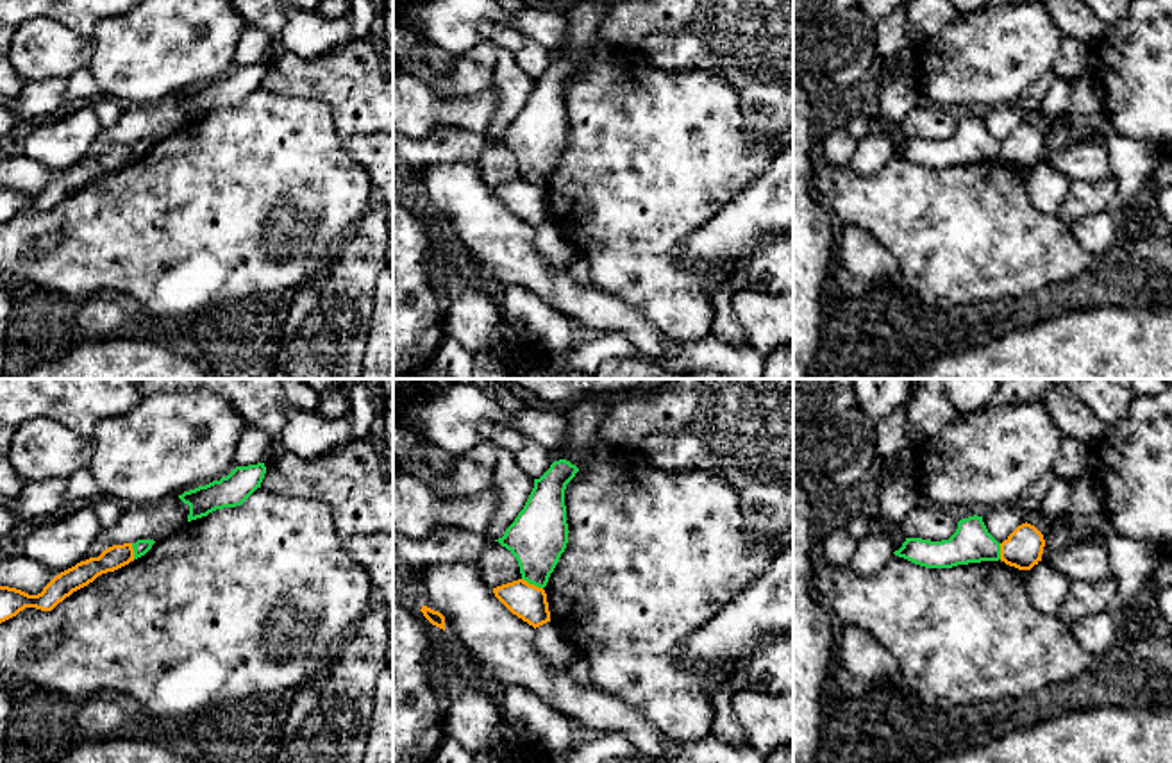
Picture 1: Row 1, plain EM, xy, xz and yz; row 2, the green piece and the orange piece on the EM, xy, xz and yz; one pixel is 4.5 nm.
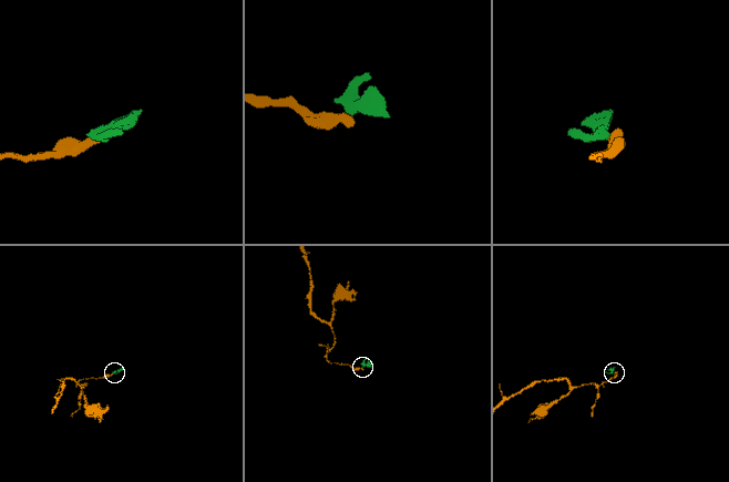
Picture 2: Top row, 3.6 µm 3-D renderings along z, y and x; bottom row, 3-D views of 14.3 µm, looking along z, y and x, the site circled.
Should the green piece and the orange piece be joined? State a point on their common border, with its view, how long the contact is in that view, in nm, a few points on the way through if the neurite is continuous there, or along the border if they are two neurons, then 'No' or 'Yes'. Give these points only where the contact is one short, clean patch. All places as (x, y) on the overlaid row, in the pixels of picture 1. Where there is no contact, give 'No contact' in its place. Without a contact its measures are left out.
Touches green at xz (533, 583). Shared border 110 nm. Boundary: xz (522, 578), (542, 588). No

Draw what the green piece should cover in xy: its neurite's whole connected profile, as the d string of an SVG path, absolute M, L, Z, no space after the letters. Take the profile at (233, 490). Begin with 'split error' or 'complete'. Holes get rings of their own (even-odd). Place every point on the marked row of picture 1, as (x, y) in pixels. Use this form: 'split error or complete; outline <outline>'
complete; outline M264 463L236 466L227 477L184 491L179 499L189 506L188 522L223 507L241 506L264 479Z

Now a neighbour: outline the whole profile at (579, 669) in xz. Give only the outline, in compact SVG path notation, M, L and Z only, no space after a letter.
M575 652L566 670L579 684L591 684L591 668L584 654Z

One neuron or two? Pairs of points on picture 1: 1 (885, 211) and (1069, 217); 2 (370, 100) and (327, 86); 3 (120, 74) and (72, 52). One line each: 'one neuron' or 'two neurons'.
1: two neurons
2: one neuron
3: two neurons

